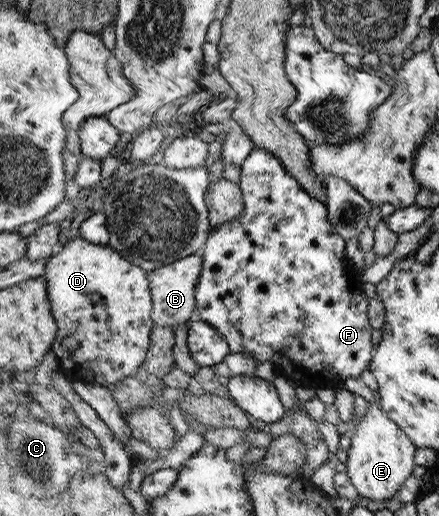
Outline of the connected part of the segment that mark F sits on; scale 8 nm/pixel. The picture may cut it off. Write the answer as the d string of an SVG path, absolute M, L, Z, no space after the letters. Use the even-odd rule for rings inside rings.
M254 148L240 166L240 188L243 190L245 211L235 219L215 227L211 231L210 239L206 244L203 256L205 258L205 270L203 278L197 287L198 316L215 325L225 335L225 340L231 346L232 353L252 355L259 363L271 362L281 377L289 378L295 386L307 386L307 388L327 389L339 386L340 379L359 378L361 372L370 370L372 362L373 342L371 342L371 319L368 316L368 302L363 291L363 276L359 274L357 266L351 264L351 260L345 256L345 239L336 232L335 226L328 217L328 205L316 197L313 197L299 181L290 174L273 155L265 149Z

